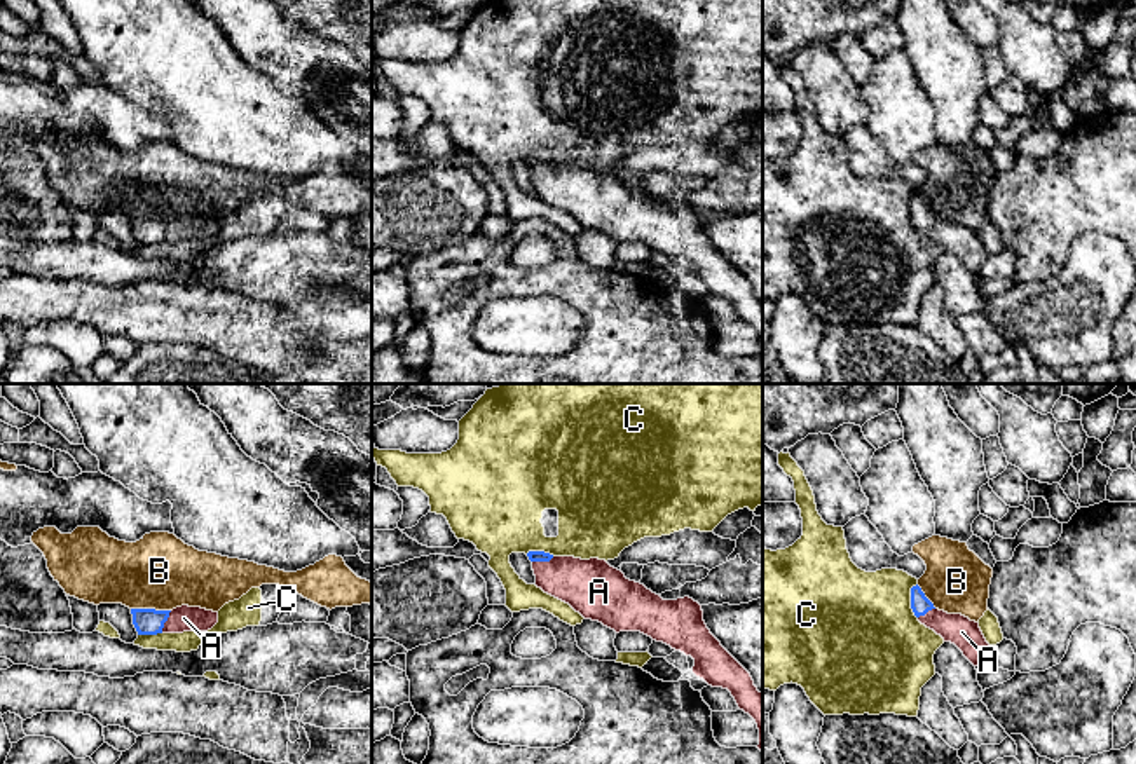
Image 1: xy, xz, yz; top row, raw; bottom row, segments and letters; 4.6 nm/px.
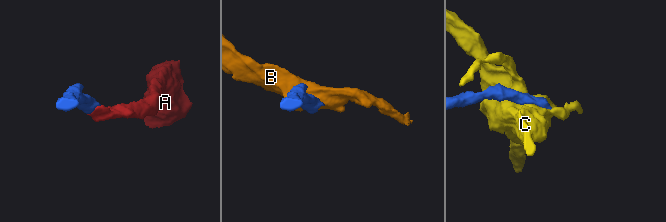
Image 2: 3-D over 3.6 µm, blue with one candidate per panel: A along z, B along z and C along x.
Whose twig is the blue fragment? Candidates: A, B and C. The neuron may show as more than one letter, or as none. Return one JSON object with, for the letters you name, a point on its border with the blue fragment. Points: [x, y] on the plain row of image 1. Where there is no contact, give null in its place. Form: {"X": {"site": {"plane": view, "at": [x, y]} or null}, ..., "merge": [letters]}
{"A": {"site": {"plane": "xy", "at": [166, 229]}}, "merge": ["A"]}

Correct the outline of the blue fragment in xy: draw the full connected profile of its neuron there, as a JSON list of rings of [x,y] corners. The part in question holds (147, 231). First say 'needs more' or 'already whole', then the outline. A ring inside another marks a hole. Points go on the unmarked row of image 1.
needs more | [[[181,215],[173,220],[131,218],[138,244],[208,241],[218,232],[218,222]]]

